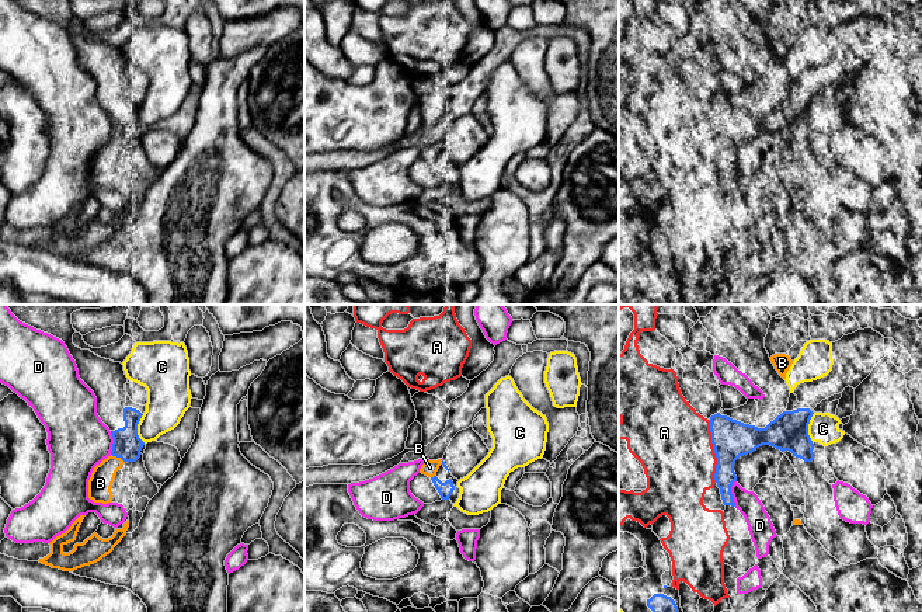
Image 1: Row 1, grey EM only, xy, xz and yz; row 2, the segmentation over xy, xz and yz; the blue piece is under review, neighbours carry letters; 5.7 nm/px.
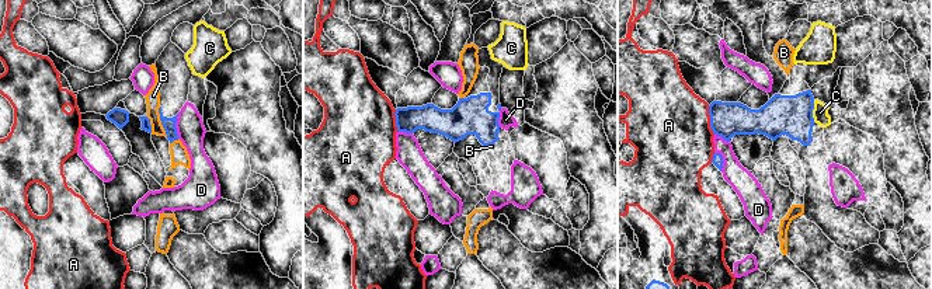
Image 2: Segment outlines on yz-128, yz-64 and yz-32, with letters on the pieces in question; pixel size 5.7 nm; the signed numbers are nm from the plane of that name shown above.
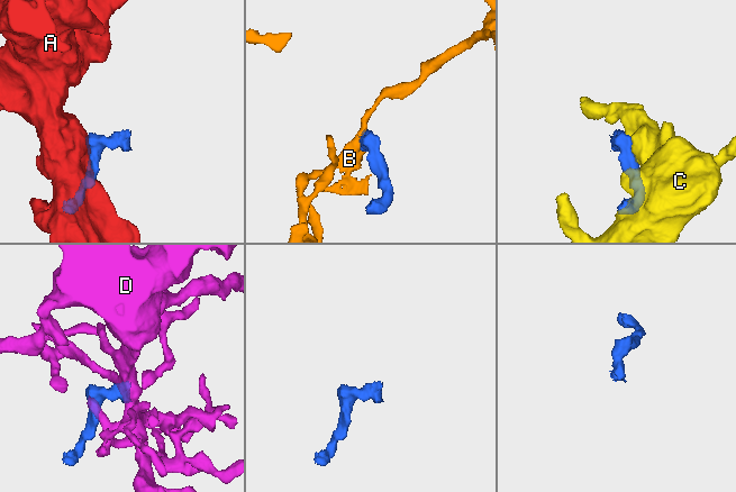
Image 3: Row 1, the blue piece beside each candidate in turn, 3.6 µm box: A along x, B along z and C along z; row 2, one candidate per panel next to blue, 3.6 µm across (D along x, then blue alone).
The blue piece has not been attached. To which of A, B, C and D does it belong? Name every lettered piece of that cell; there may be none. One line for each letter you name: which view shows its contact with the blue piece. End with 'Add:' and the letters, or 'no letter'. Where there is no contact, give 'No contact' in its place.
Add: no letter

